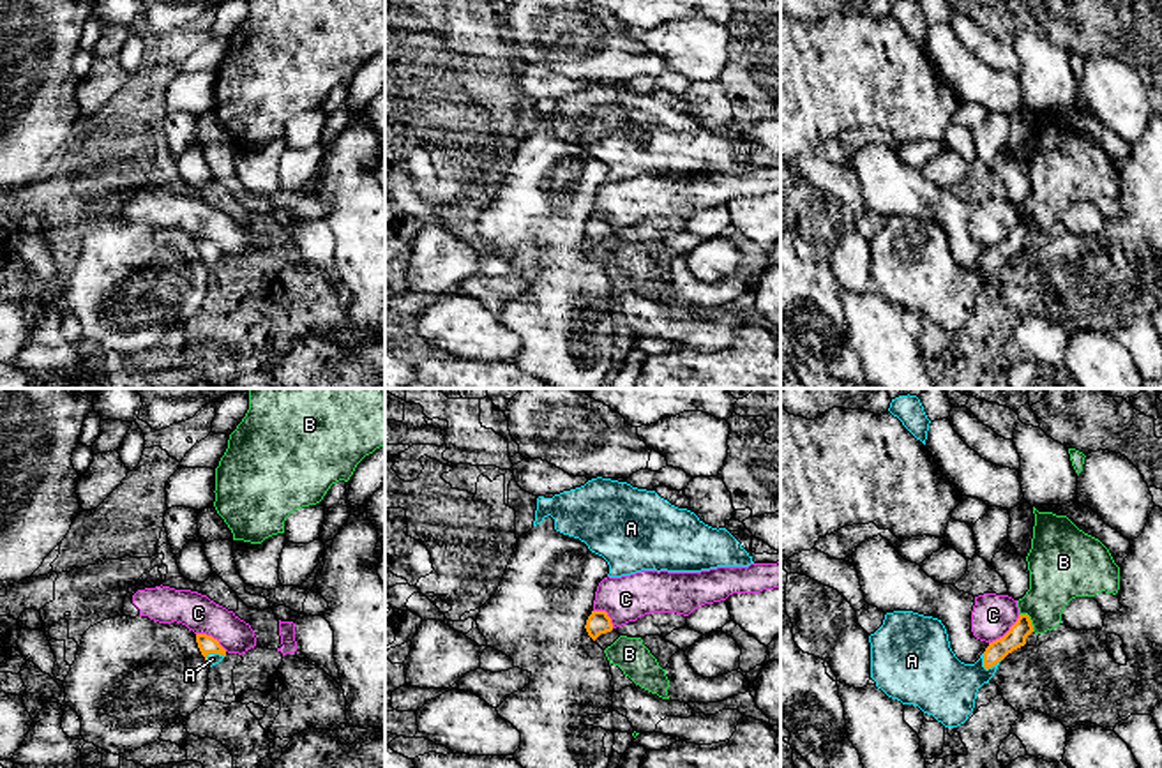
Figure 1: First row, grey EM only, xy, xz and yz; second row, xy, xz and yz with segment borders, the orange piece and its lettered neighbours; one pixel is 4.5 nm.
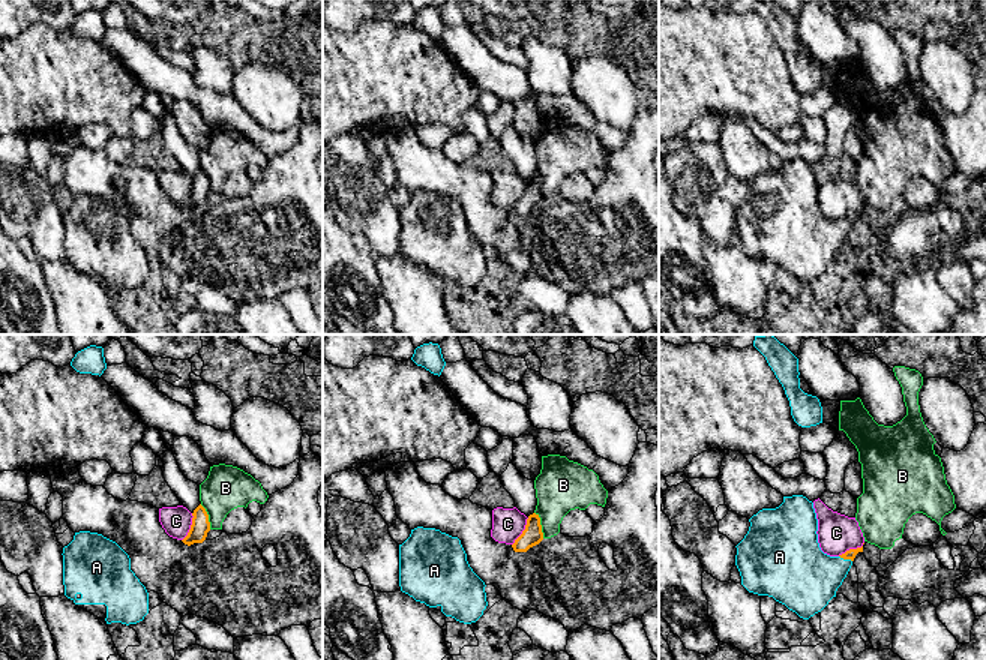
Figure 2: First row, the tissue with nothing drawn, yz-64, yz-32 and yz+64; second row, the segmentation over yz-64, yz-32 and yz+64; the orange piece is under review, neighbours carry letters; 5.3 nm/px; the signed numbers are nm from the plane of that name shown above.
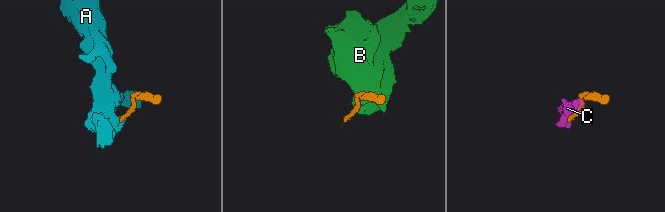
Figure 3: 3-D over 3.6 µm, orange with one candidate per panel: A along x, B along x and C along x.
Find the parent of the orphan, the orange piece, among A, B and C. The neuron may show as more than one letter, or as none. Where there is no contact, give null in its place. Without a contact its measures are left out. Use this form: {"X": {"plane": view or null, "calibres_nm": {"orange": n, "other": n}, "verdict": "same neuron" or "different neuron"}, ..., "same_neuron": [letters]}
{"A": {"plane": "yz", "calibres_nm": {"orange": 90, "other": 280}, "verdict": "same neuron"}, "B": {"plane": "yz", "calibres_nm": {"orange": 90, "other": 260}, "verdict": "different neuron"}, "C": {"plane": "yz", "calibres_nm": {"orange": 90, "other": 190}, "verdict": "different neuron"}, "same_neuron": ["A"]}

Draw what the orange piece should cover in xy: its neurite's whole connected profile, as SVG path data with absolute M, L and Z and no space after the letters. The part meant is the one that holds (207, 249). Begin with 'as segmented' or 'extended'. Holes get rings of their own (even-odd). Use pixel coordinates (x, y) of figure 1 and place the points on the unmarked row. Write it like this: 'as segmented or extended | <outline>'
extended | M196 238L196 247L210 272L226 261L226 254L212 240Z

